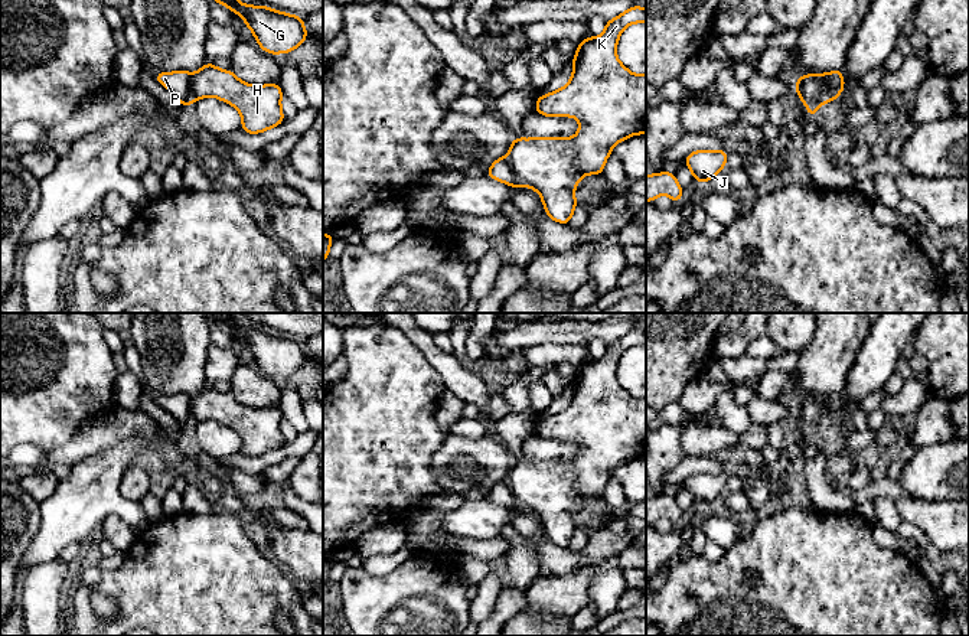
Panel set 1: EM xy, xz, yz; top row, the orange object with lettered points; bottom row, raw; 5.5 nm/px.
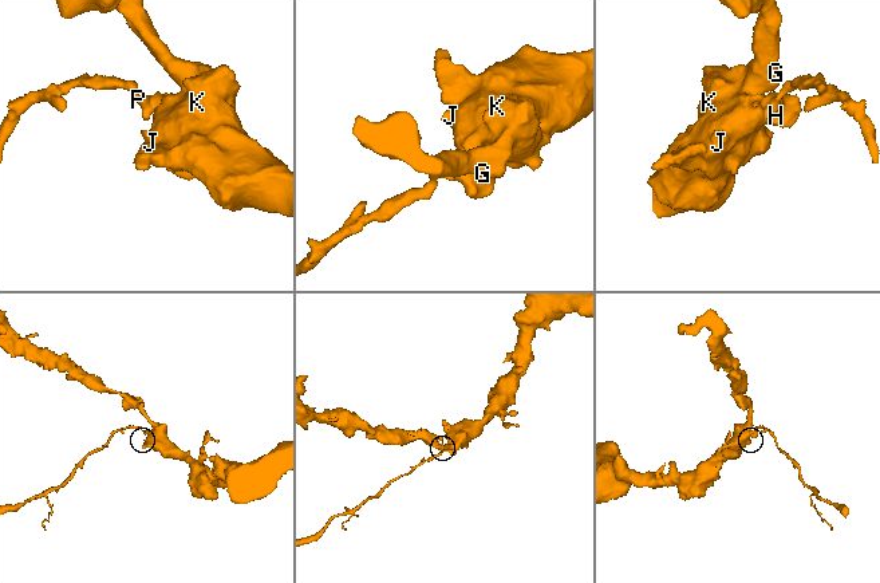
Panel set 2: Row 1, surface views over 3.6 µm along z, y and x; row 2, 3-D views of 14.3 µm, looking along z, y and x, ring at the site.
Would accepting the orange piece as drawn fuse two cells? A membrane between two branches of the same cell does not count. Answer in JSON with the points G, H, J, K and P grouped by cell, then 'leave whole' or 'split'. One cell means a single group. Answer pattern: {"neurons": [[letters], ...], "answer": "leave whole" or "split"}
{"neurons": [["G", "H", "J", "K"], ["P"]], "answer": "split"}

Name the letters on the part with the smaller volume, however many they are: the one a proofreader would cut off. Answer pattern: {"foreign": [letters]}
{"foreign": ["P"]}

